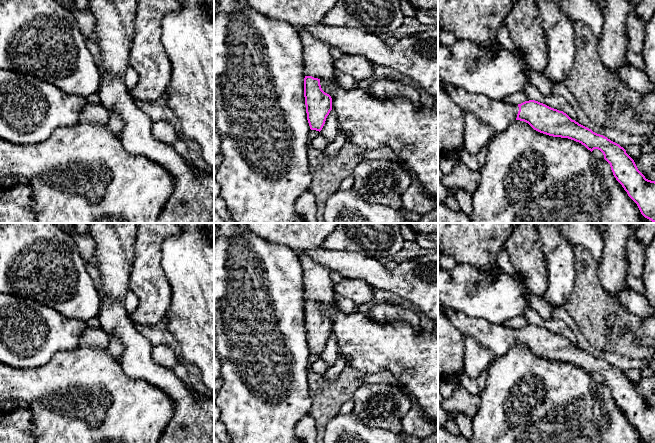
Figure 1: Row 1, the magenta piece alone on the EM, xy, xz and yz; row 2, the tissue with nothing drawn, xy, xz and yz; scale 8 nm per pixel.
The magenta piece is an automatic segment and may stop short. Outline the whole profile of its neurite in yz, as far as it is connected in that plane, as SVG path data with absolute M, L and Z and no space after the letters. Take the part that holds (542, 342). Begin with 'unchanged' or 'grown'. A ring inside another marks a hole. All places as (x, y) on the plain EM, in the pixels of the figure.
grown; M450 309L445 311L445 315L464 337L474 338L491 351L494 358L506 355L514 344L520 344L540 357L574 364L591 376L600 374L614 401L637 428L641 438L647 443L655 443L655 405L645 402L619 368L572 344L563 335L535 324L507 328L503 324L492 324Z

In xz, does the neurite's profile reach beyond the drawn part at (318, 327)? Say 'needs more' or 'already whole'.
needs more

